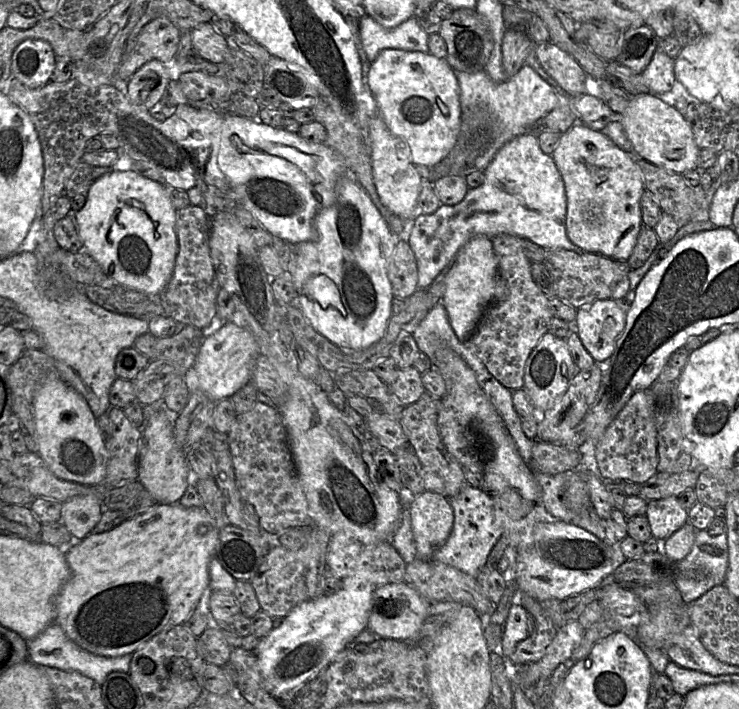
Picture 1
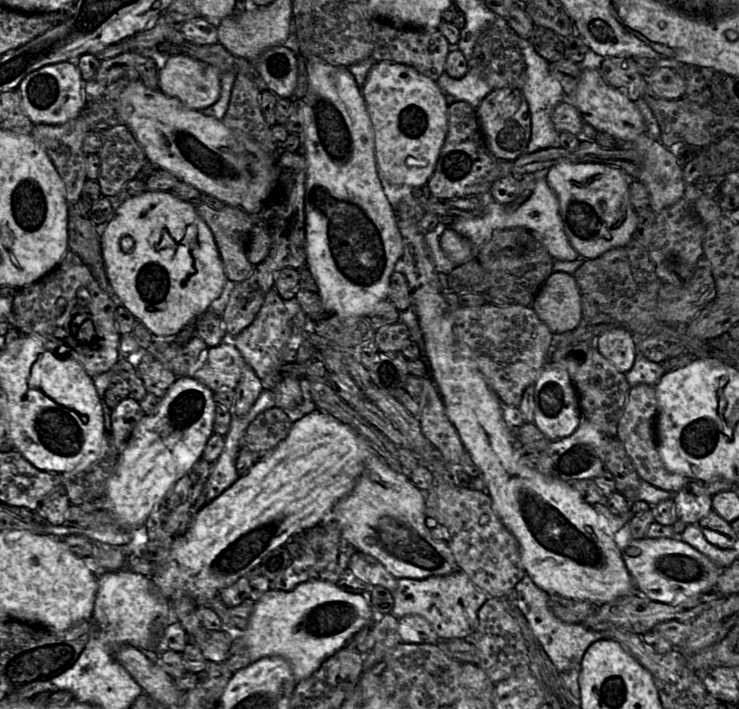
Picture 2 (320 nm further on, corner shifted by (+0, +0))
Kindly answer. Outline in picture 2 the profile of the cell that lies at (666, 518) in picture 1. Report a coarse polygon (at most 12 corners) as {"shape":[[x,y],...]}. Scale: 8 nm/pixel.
{"shape":[[697,482],[673,496],[677,518],[696,525],[712,509]]}

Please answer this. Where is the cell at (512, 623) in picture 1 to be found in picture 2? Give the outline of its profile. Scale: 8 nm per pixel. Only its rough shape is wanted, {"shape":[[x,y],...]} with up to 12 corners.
{"shape":[[526,575],[517,605],[559,673],[581,668],[606,638],[558,619],[549,595]]}

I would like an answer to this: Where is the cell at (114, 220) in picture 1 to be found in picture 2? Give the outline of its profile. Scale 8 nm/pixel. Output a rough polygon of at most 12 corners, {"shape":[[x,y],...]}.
{"shape":[[146,190],[100,229],[108,281],[154,335],[227,282],[197,208]]}

